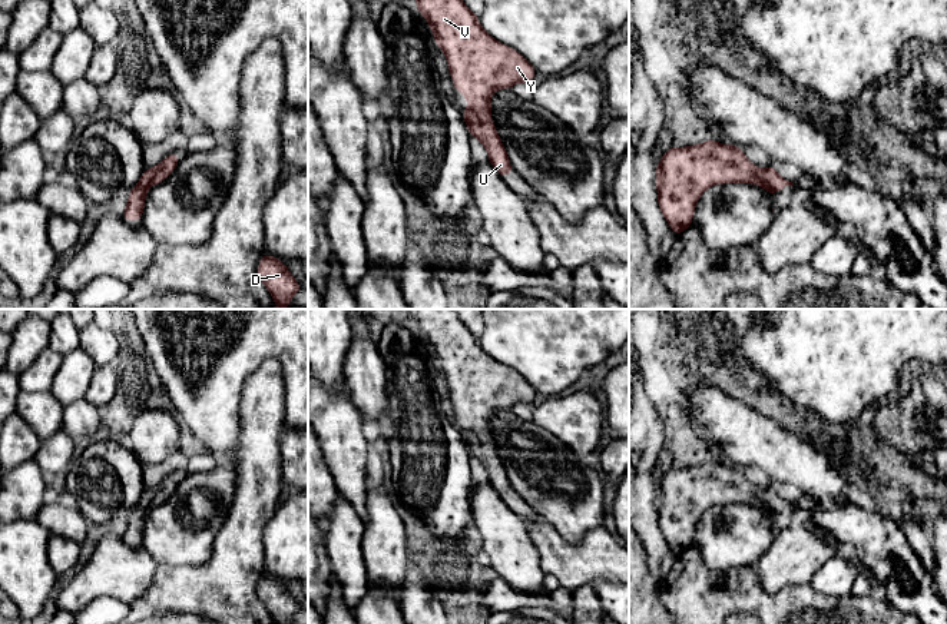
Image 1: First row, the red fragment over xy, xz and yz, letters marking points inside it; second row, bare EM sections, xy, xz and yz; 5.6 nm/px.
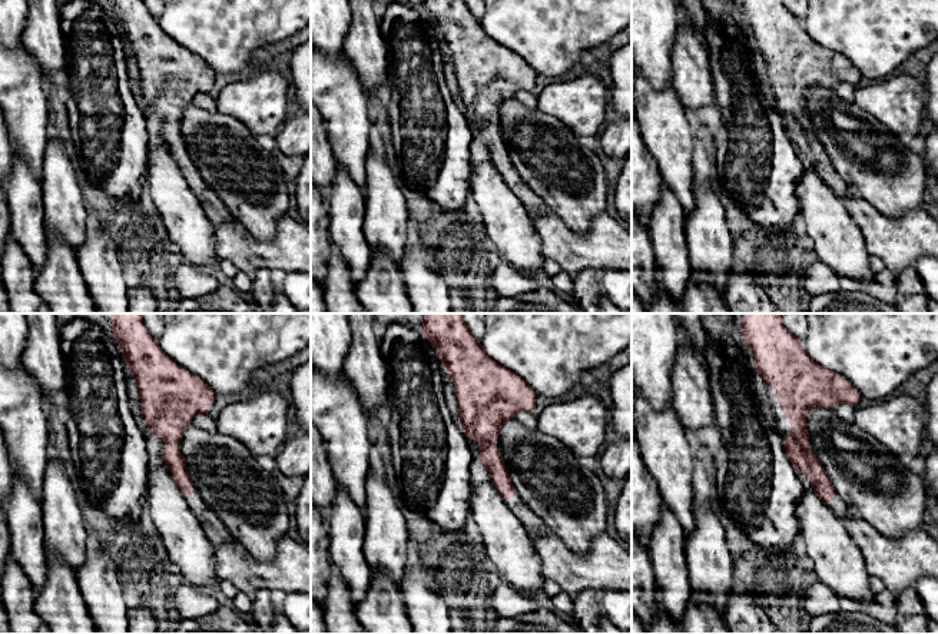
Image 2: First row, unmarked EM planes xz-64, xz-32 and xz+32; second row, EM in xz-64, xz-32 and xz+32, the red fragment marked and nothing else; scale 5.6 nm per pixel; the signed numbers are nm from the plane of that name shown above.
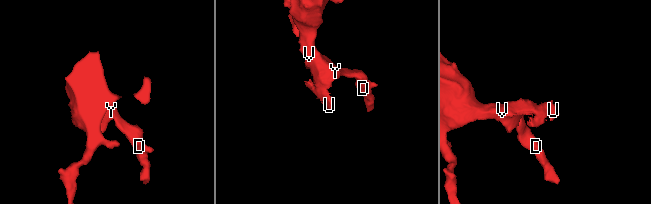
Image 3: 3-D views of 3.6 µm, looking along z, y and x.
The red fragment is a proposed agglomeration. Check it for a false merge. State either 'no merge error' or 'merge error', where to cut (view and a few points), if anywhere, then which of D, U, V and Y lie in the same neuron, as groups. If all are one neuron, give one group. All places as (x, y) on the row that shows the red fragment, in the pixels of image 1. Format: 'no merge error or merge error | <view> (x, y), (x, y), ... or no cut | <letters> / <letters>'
no merge error | no cut | D U V Y

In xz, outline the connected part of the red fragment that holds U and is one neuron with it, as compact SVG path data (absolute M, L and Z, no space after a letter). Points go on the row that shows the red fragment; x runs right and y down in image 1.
M417 0L415 9L423 14L433 31L434 42L440 47L448 64L454 82L454 94L460 90L468 102L463 109L464 122L470 136L479 139L487 150L489 162L503 177L507 177L513 166L497 135L491 119L491 94L499 89L511 89L516 83L532 83L536 69L514 49L494 40L479 23L476 16L463 0Z

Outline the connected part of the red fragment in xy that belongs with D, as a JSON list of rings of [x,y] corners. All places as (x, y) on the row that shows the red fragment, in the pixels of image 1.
[[[264,253],[258,263],[258,276],[274,298],[278,309],[285,309],[292,296],[304,288],[288,272],[287,263],[268,253]]]

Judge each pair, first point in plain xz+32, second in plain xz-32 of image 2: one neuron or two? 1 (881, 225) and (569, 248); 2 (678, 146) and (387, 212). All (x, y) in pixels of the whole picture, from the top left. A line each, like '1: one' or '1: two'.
1: one
2: two

